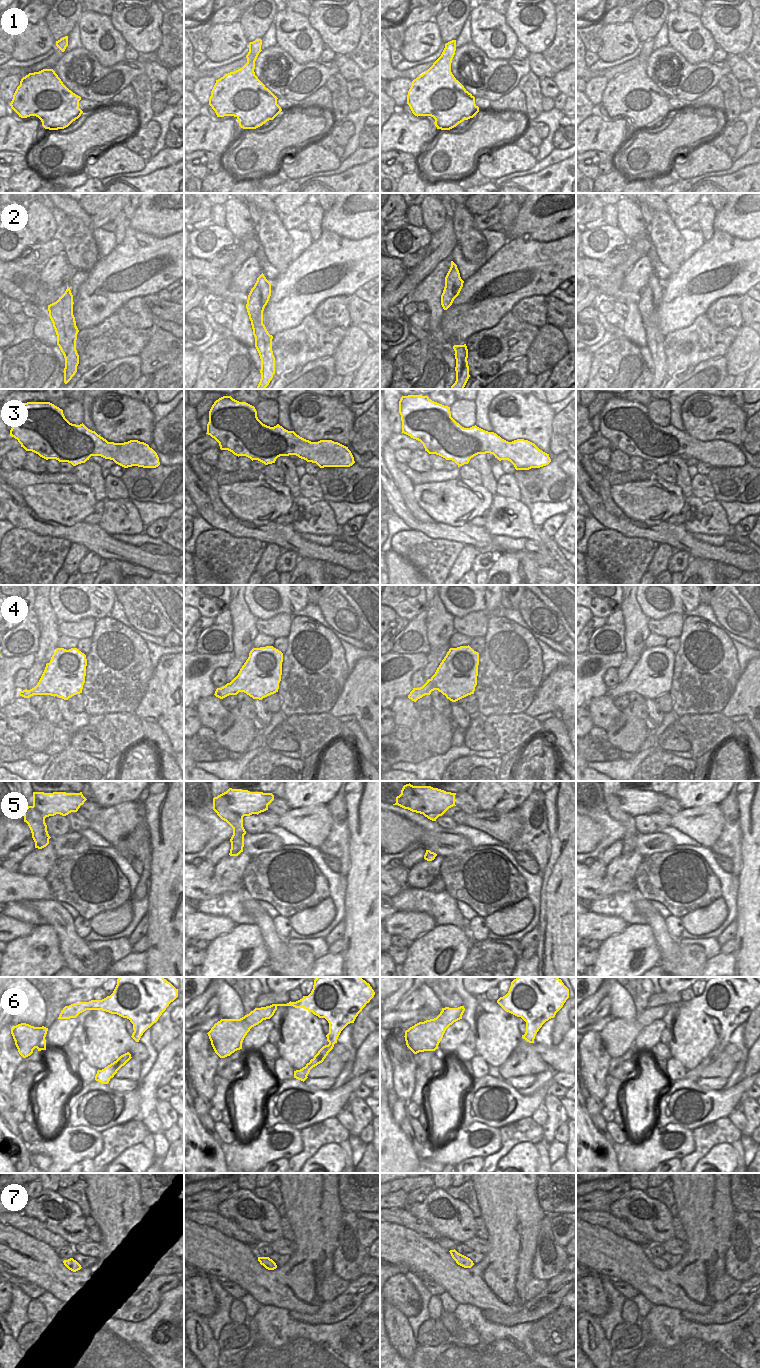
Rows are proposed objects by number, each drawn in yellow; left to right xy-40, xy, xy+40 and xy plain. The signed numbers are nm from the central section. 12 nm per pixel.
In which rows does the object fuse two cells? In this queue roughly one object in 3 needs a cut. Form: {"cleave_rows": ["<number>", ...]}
{"cleave_rows": ["5", "6"]}

